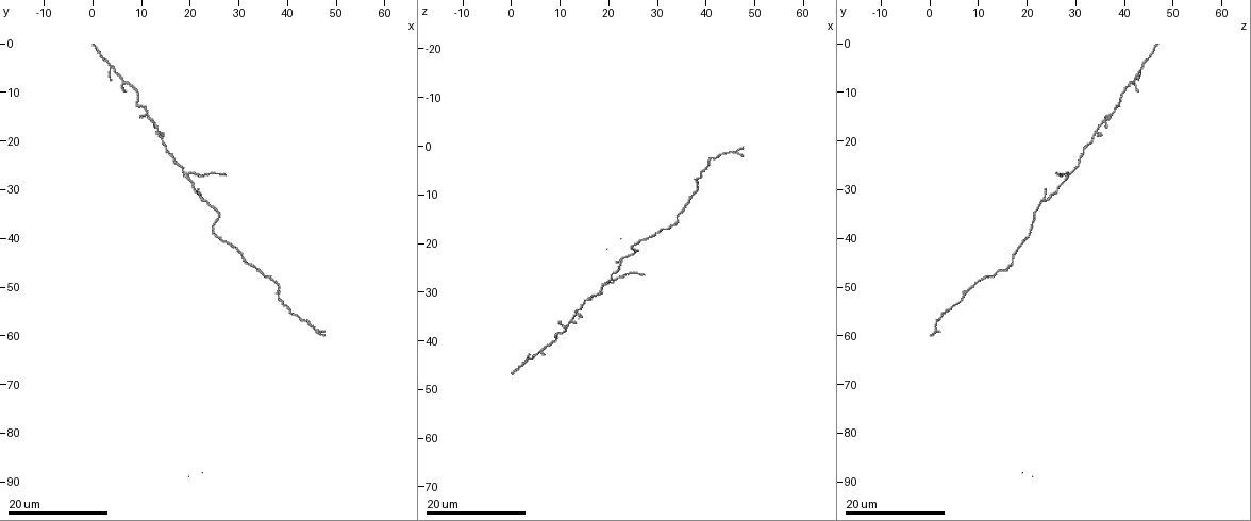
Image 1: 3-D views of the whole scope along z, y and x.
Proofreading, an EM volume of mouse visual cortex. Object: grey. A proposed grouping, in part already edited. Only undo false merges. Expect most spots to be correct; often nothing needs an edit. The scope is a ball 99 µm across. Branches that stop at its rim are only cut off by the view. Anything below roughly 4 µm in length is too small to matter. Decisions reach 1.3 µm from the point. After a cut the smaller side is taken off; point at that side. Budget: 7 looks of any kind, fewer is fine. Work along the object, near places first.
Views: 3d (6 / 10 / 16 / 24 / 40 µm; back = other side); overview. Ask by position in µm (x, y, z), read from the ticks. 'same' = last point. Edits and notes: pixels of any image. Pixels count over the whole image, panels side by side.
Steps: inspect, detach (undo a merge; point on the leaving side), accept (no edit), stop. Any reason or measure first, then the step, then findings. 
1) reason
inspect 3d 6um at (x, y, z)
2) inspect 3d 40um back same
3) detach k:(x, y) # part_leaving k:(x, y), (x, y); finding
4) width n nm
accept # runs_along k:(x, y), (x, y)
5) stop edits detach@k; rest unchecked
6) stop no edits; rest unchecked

branch point
inspect 3d 24um at (19.5, 27.0, 28.5)

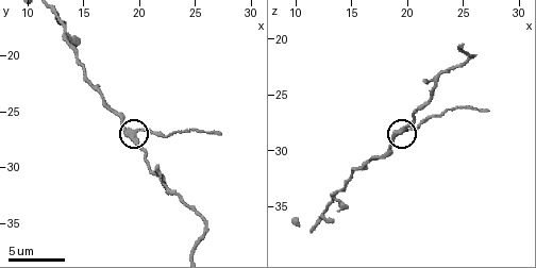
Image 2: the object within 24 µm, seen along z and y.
inspect 3d 10um at (19.2, 26.8, 28.4)

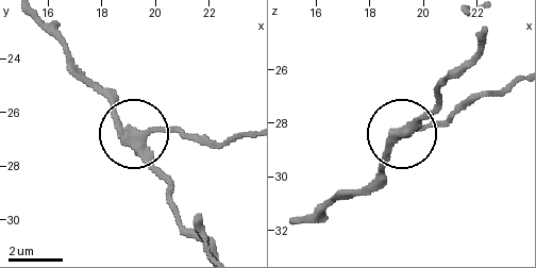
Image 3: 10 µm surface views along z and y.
from behind
inspect 3d 10um back same

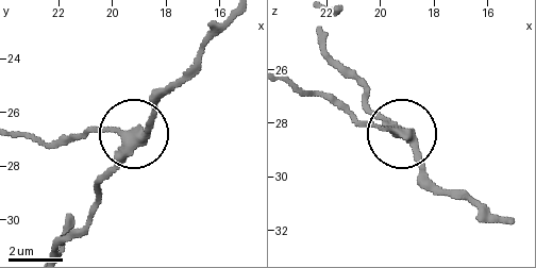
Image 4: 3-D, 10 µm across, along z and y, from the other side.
detach 4:(84, 137) # part_leaving 4:(117, 132), (59, 139), (17, 134); a second cell is stuck on

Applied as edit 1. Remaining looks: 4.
inspect overview

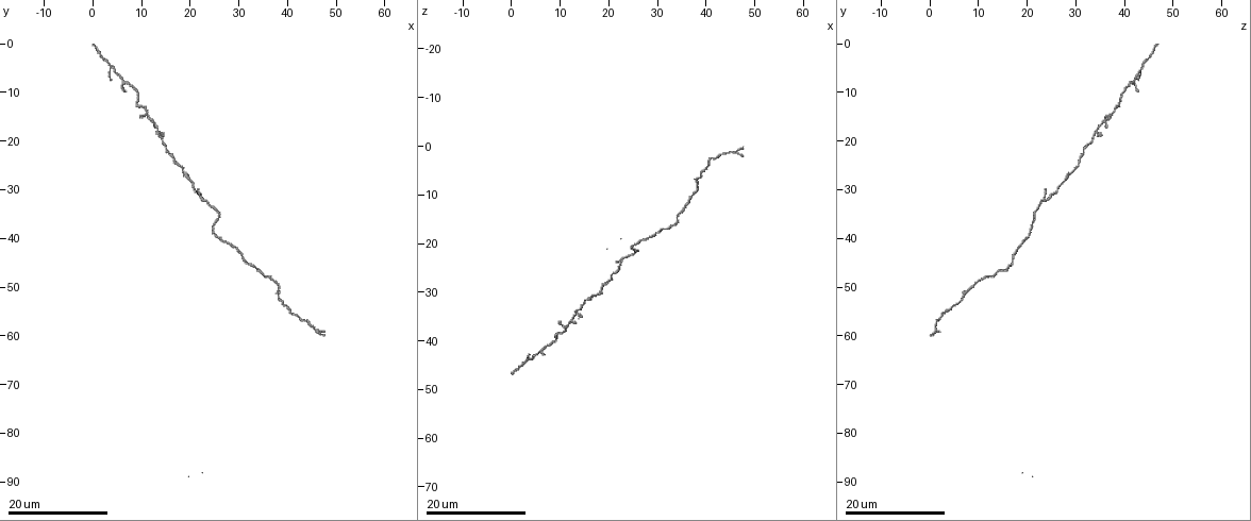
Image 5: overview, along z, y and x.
calibre changes
inspect 3d 24um at (12.5, 16.5, 35.5)

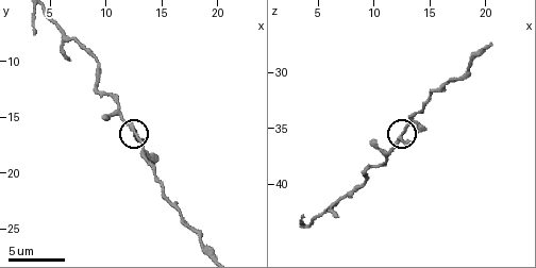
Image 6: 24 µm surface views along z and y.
inspect 3d 10um at (12.8, 16.6, 35.4)

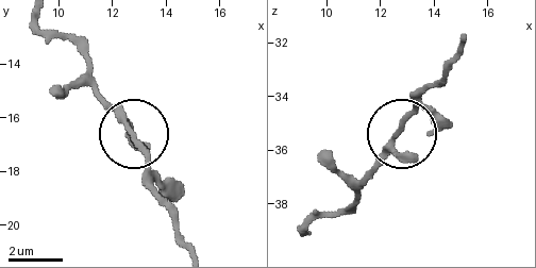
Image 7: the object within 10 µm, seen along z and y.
width 170 nm
accept # runs_along 7:(193, 248), (152, 179), (145, 152), (95, 93); continuous, no second cell

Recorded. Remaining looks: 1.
stop edits detach@4; rest unchecked

